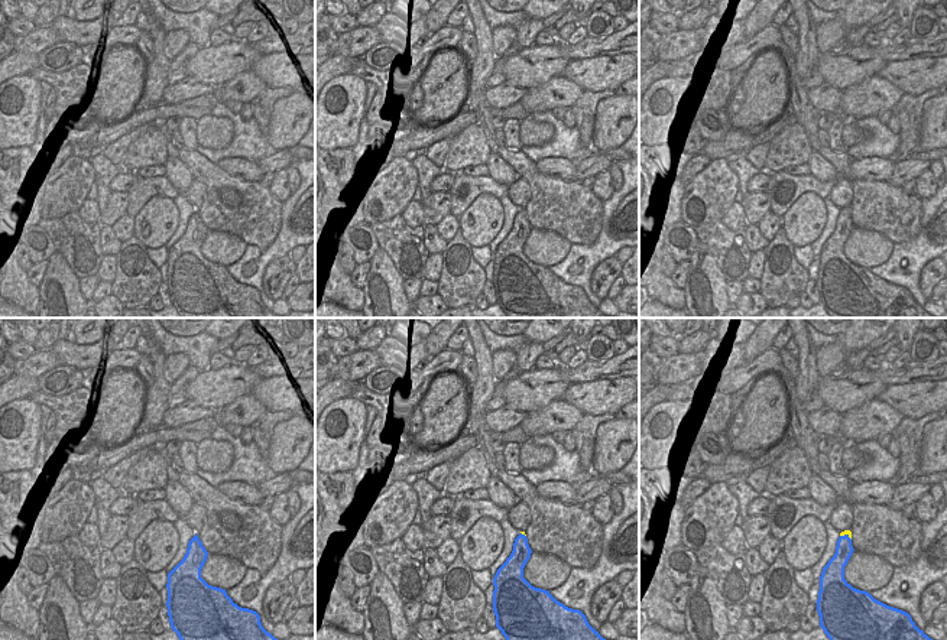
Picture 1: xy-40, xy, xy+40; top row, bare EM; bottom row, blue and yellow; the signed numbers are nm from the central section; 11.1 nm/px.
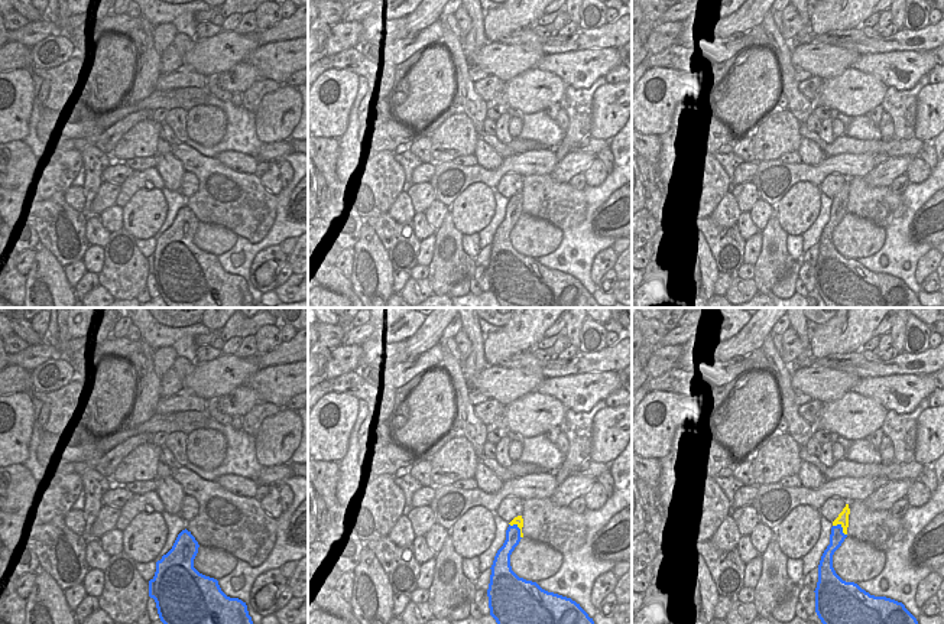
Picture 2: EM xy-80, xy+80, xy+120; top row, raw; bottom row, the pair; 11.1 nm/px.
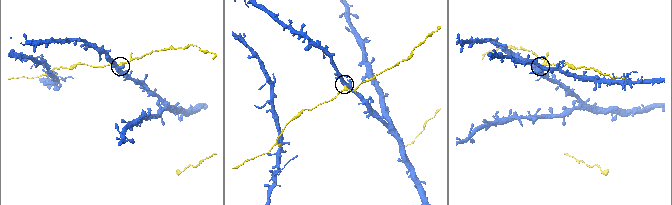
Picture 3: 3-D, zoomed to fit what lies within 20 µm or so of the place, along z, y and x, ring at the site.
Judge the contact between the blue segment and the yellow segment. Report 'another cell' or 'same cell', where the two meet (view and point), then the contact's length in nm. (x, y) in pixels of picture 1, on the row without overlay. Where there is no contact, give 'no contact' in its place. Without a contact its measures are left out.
another cell | xy+40 (846, 211) | 140 nm

